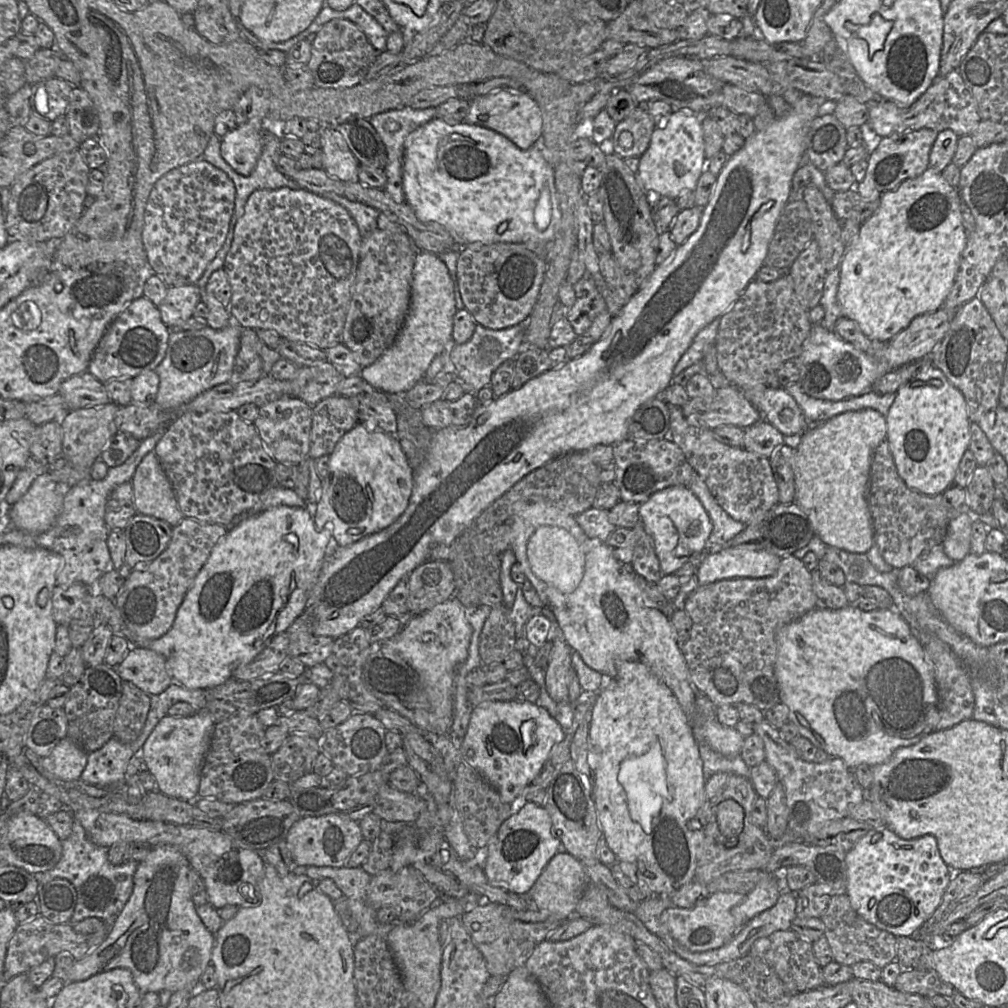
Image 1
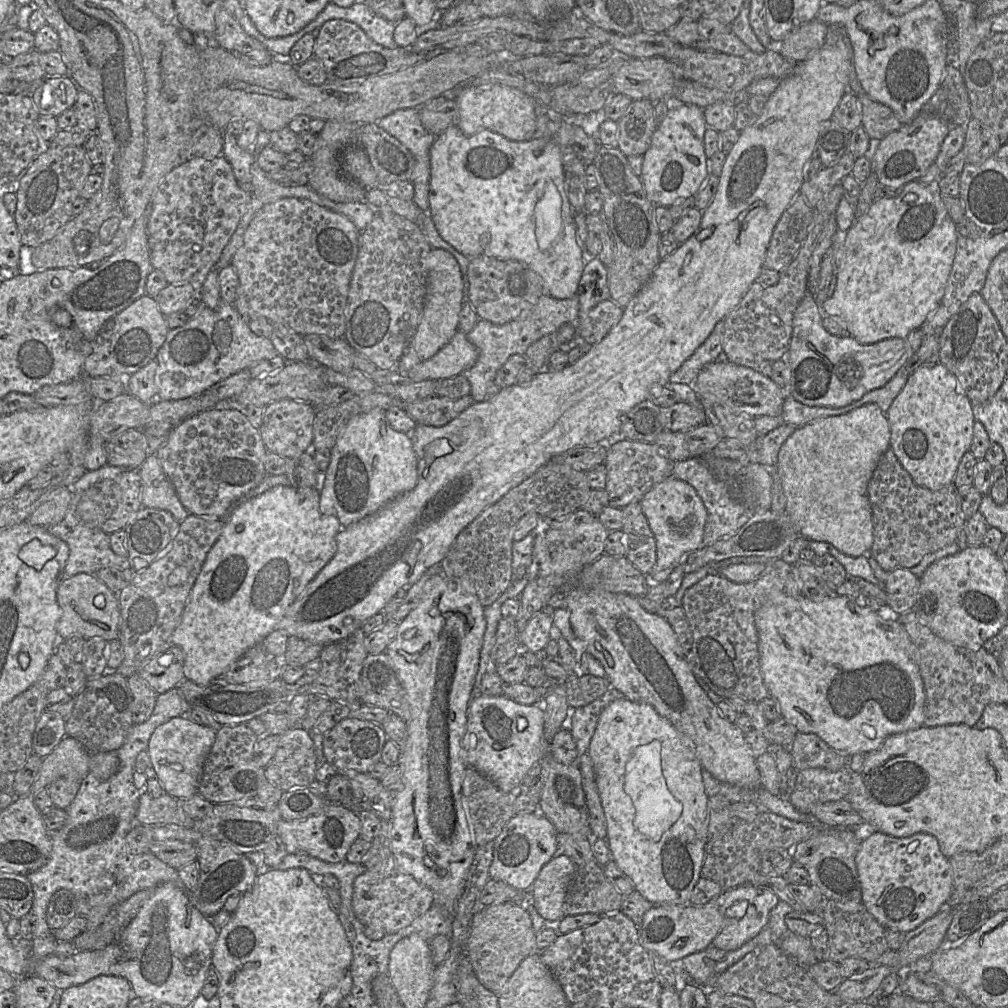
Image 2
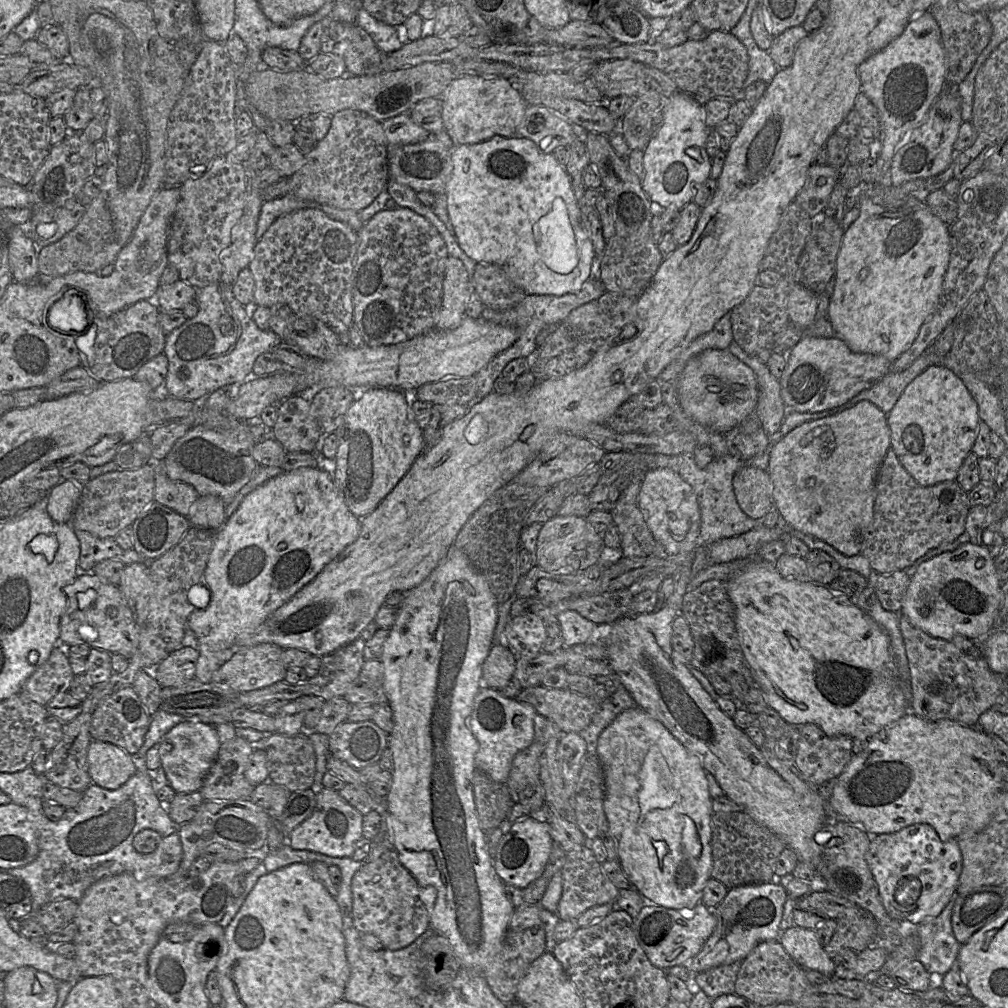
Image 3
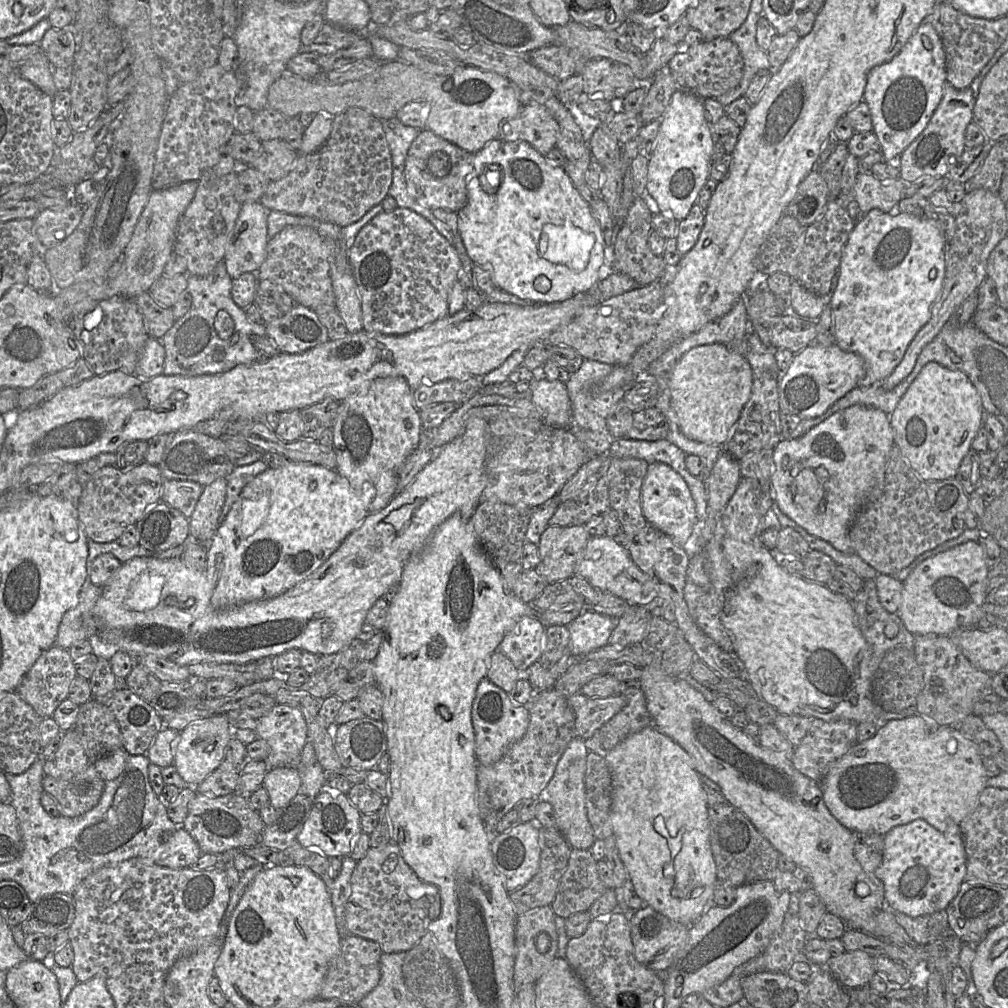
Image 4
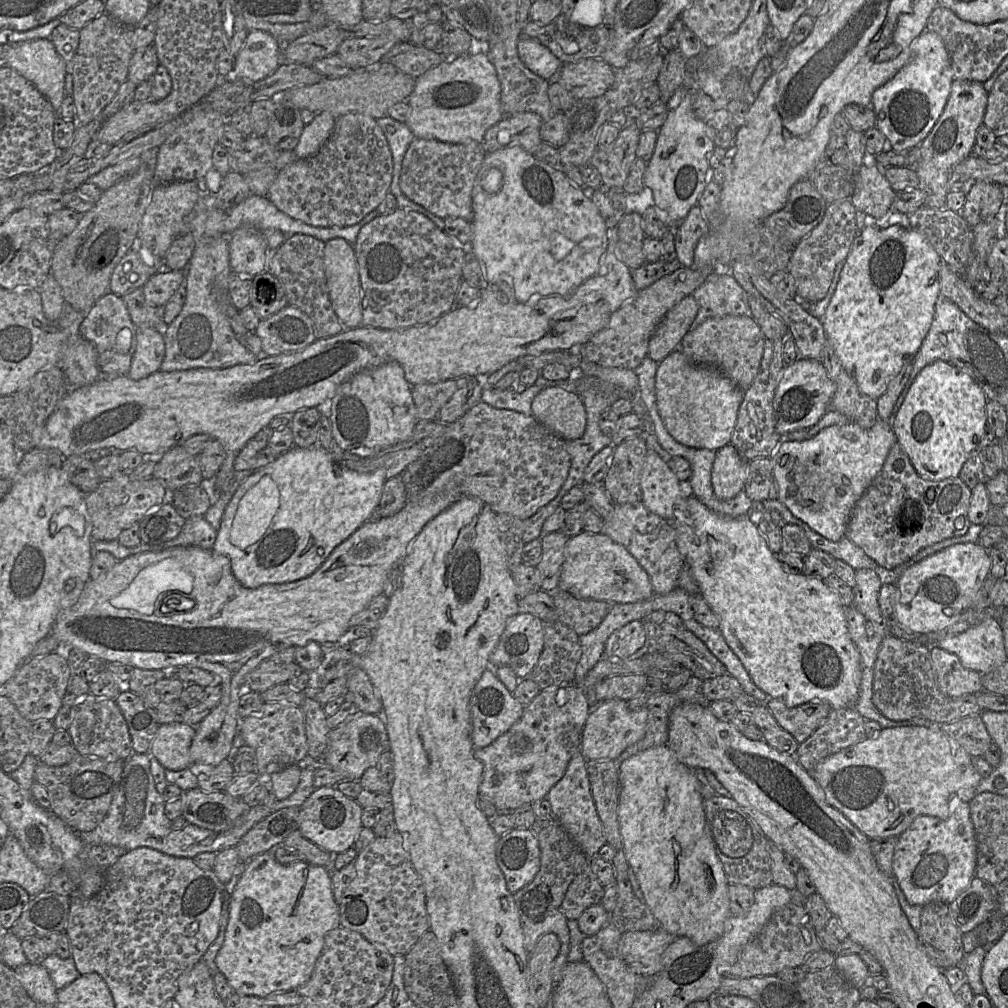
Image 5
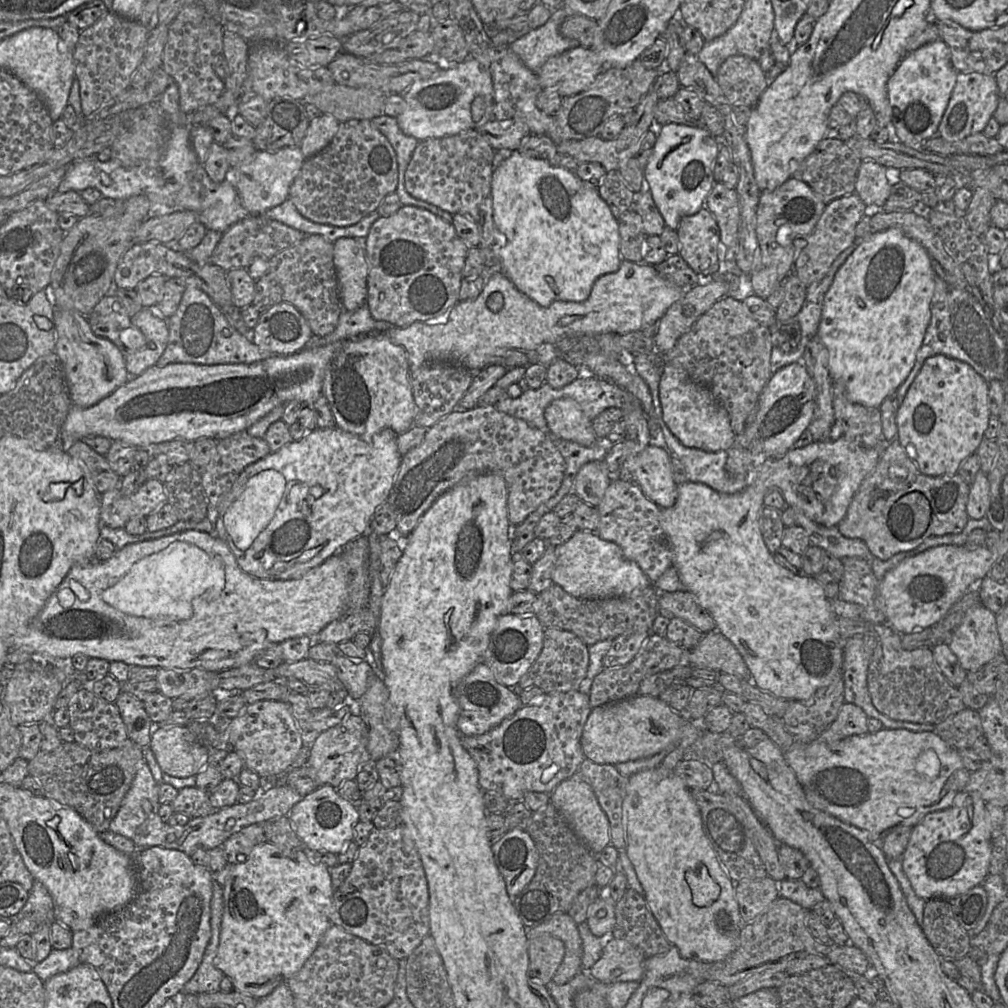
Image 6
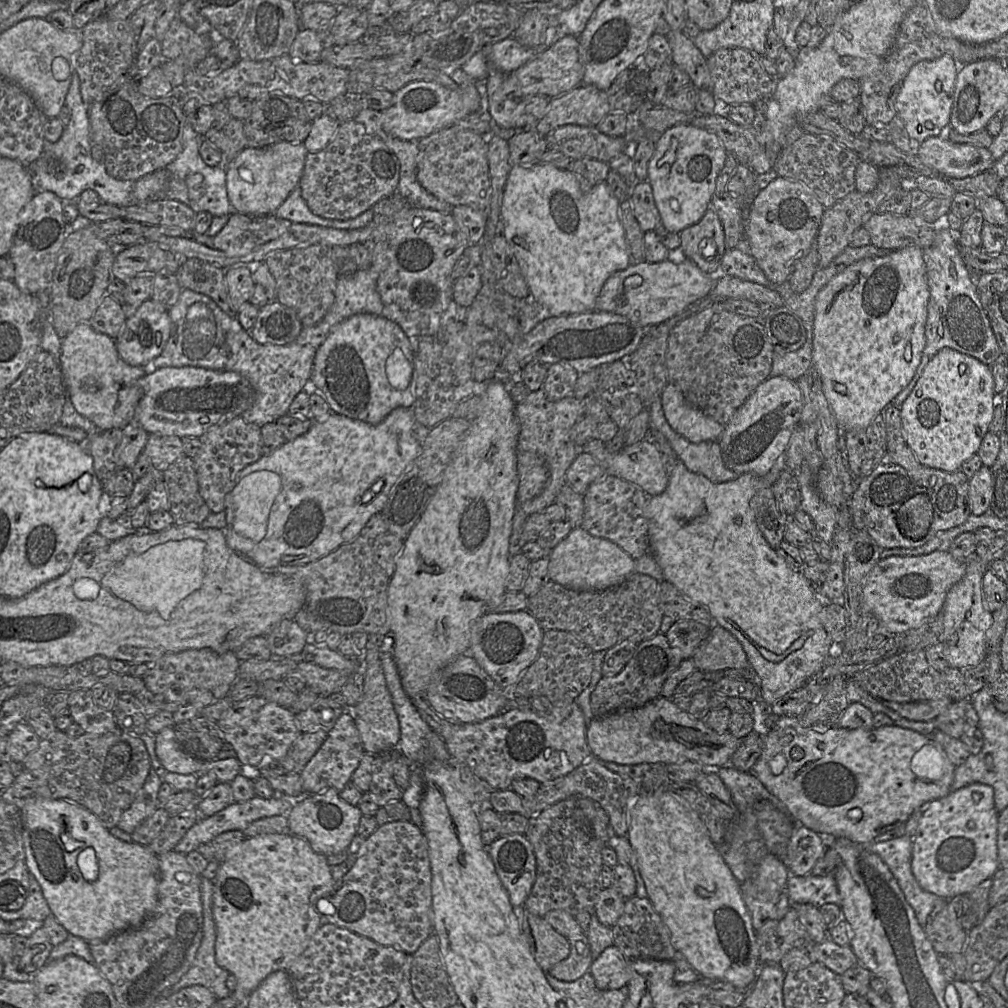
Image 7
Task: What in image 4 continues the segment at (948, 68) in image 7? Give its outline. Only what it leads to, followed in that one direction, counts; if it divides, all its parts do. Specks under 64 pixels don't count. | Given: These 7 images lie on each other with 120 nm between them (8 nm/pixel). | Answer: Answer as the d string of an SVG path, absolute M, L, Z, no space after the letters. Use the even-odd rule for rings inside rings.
M927 21L920 24L891 60L873 67L868 72L864 100L871 112L873 131L879 140L884 161L895 162L926 128L945 93L946 78L946 52L940 36Z

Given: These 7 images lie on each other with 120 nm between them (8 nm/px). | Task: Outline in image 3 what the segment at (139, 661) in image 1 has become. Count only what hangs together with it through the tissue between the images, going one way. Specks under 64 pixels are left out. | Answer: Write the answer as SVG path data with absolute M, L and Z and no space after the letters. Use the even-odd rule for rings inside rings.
M184 646L162 660L152 672L162 688L179 687L195 678L199 652Z

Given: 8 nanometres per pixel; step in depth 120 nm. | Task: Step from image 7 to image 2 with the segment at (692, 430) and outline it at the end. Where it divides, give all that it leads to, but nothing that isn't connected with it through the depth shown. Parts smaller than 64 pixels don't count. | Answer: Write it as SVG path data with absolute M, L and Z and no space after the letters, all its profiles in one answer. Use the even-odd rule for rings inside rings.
M729 361L707 364L697 376L694 391L703 404L721 404L734 412L745 413L753 418L781 416L785 400L785 392L770 378Z

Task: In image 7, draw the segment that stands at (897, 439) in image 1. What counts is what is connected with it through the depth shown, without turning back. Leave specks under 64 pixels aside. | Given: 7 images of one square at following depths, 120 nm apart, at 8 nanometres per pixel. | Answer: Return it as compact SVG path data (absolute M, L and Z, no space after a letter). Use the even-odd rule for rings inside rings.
M942 348L928 362L902 404L906 444L924 466L946 472L961 470L962 464L978 452L988 432L993 419L994 398L991 366L952 348Z

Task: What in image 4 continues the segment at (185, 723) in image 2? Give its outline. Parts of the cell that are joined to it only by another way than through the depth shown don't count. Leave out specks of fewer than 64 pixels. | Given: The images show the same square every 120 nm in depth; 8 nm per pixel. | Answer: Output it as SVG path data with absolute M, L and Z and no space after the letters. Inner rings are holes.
M224 713L193 721L179 732L173 765L189 786L197 786L225 760L226 746L233 735L231 721Z

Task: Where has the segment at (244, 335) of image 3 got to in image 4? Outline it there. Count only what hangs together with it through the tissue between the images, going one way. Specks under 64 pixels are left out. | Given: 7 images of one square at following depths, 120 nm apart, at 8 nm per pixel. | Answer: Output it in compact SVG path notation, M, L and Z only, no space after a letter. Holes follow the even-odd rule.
M224 259L207 276L188 275L187 291L192 296L191 308L186 315L177 319L171 329L161 339L165 349L163 375L200 376L227 372L240 364L252 364L257 358L253 337L266 335L266 324L252 322L246 309L240 308L231 295L232 278L229 276Z

